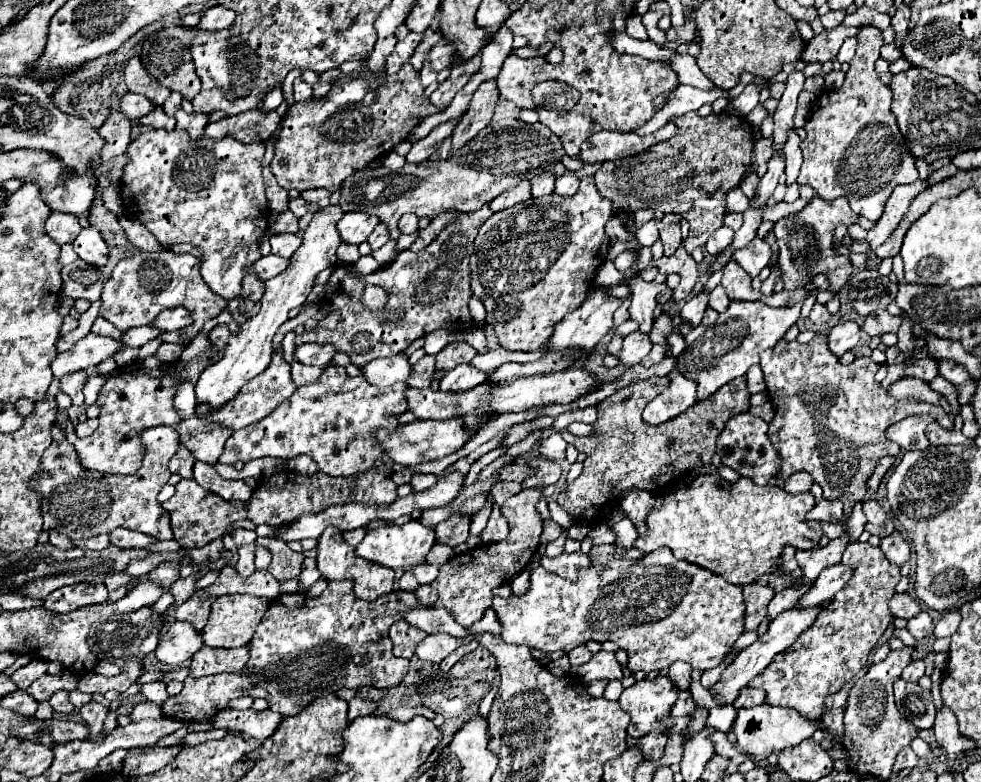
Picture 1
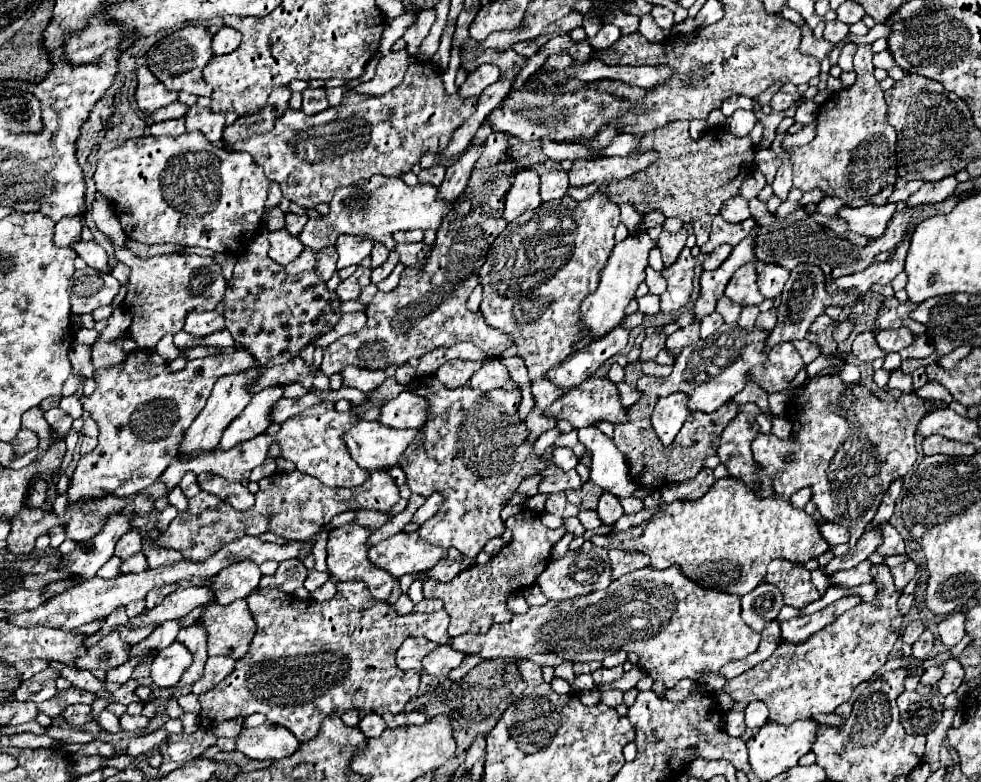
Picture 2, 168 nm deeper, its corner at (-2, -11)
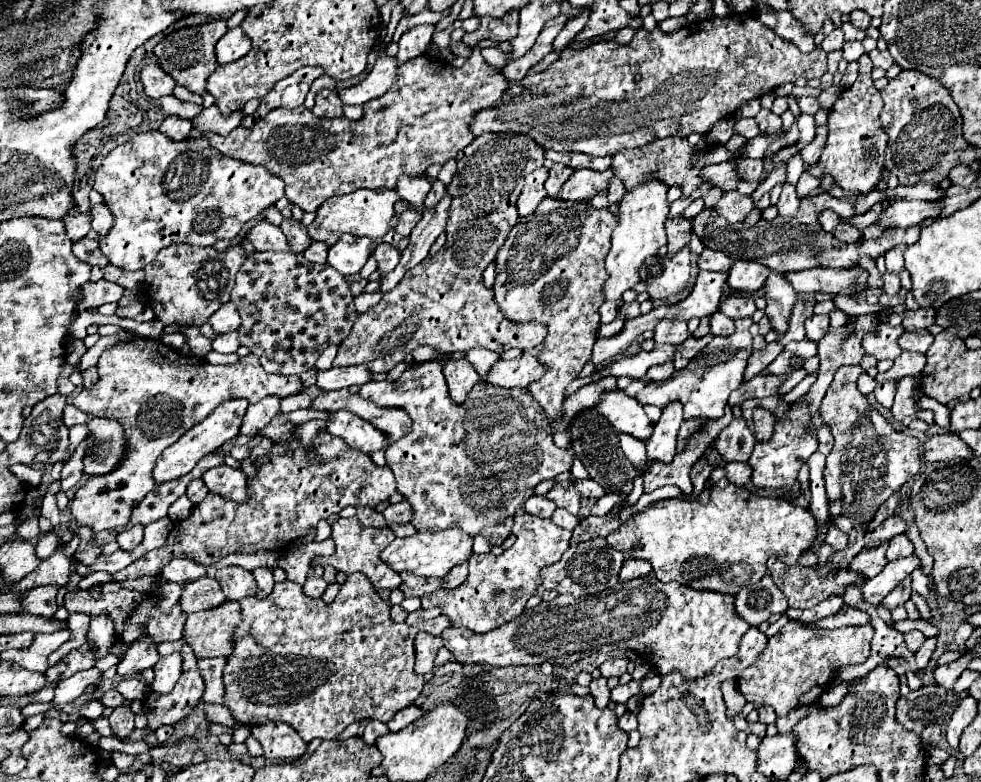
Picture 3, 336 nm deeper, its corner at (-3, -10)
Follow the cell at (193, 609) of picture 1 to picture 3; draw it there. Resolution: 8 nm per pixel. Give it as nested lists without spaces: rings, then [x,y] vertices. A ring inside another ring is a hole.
[[[183,645],[183,673],[171,693],[149,693],[143,699],[143,713],[149,721],[151,729],[159,725],[175,725],[185,715],[191,713],[193,705],[201,699],[203,693],[203,677],[197,667],[197,657],[189,645]]]

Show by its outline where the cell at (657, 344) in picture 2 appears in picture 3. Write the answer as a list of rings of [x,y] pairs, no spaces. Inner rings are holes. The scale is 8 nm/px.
[[[667,321],[667,323],[659,323],[655,327],[655,337],[653,341],[657,345],[669,343],[669,345],[679,345],[689,337],[687,333],[687,323],[679,323],[679,321]]]

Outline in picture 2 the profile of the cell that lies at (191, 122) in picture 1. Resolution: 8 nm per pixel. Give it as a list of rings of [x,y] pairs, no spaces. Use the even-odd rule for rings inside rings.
[[[192,106],[188,110],[186,118],[186,130],[200,130],[210,142],[218,142],[222,138],[222,132],[226,128],[226,116],[212,112],[212,108],[200,108]]]

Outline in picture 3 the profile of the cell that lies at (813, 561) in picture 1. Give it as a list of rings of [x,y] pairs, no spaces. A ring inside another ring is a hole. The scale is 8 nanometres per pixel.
[[[893,515],[893,517],[885,519],[877,529],[873,529],[873,531],[869,533],[867,547],[873,549],[873,547],[877,547],[879,541],[889,541],[891,537],[895,537],[895,535],[899,535],[899,533],[903,533],[903,531],[905,531],[905,523],[903,523],[903,519]]]

